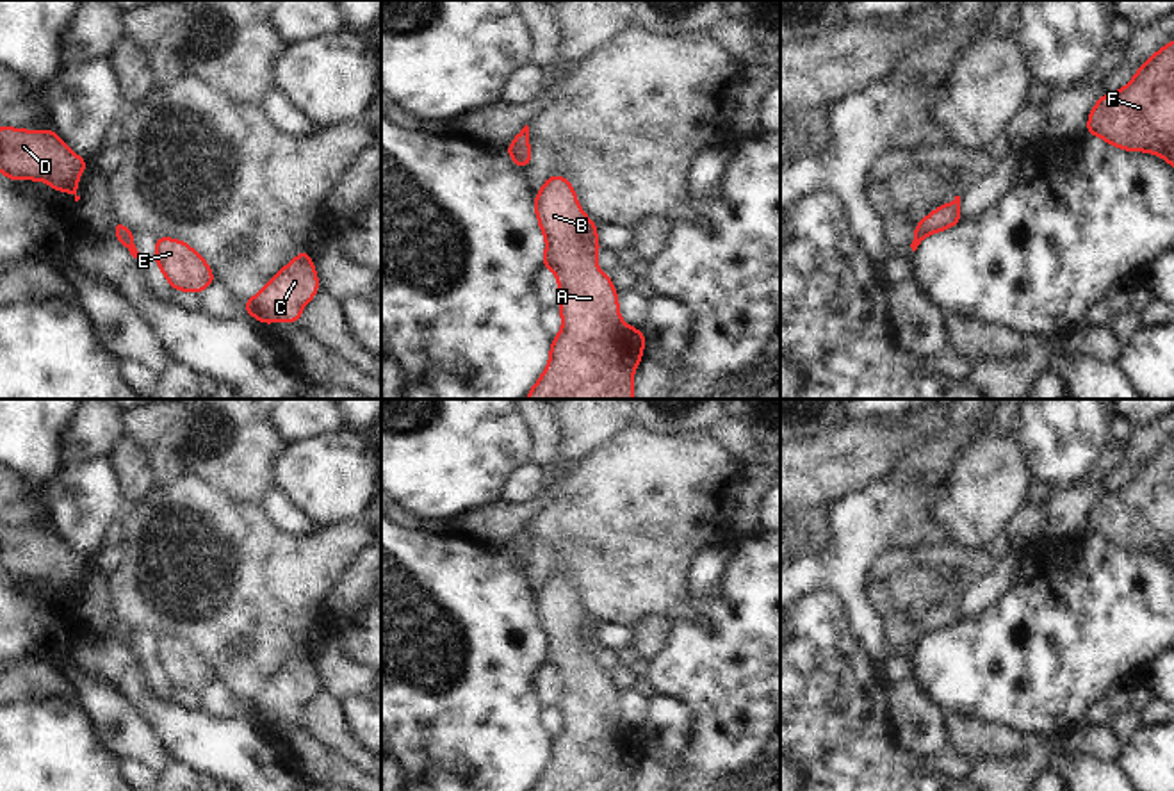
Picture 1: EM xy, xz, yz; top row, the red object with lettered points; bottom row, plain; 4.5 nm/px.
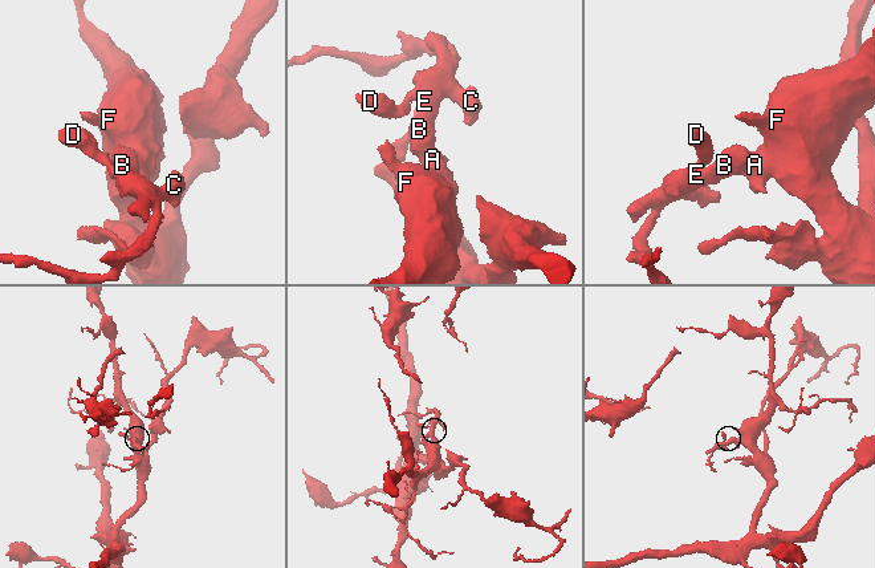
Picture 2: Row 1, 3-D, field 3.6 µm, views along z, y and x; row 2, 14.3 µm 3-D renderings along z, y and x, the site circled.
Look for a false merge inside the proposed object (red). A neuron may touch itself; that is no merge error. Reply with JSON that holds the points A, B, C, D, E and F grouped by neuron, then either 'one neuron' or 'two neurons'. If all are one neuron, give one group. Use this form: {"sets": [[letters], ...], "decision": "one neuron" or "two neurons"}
{"sets": [["A", "B", "C", "D", "E", "F"]], "decision": "one neuron"}

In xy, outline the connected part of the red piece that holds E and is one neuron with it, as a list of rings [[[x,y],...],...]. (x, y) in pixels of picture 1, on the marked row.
[[[157,237],[155,262],[173,290],[200,294],[216,281],[207,260],[183,241]]]

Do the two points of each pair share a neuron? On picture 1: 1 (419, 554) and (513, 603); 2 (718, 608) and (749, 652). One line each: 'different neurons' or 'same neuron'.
1: same neuron
2: same neuron

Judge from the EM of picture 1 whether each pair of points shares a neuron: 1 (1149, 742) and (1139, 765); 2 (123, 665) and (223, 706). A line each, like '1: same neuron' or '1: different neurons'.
1: same neuron
2: different neurons

